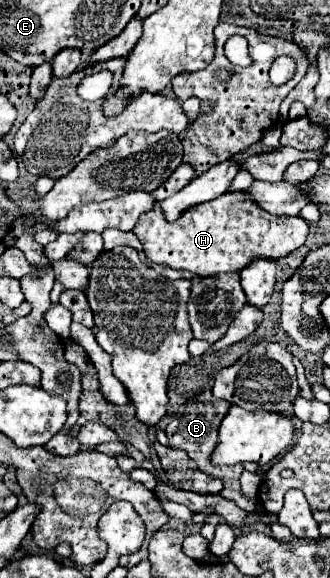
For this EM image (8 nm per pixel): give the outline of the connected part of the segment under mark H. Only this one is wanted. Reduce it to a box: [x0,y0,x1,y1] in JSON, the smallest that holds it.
[133,192,309,278]

